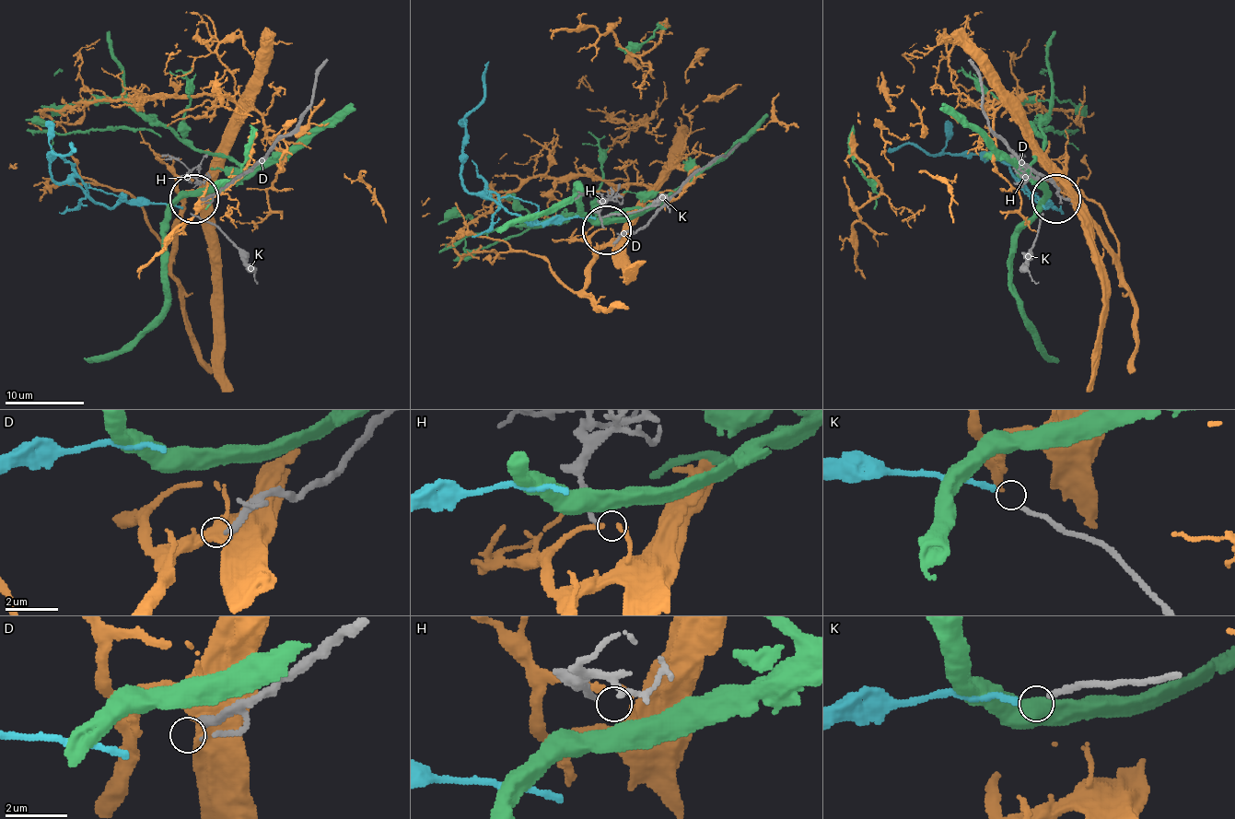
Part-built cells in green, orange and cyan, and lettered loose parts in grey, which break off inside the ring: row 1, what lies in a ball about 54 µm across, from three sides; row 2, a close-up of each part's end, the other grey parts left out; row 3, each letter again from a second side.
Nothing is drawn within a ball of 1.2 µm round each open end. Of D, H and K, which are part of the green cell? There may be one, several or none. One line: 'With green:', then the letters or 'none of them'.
With green: none of them

